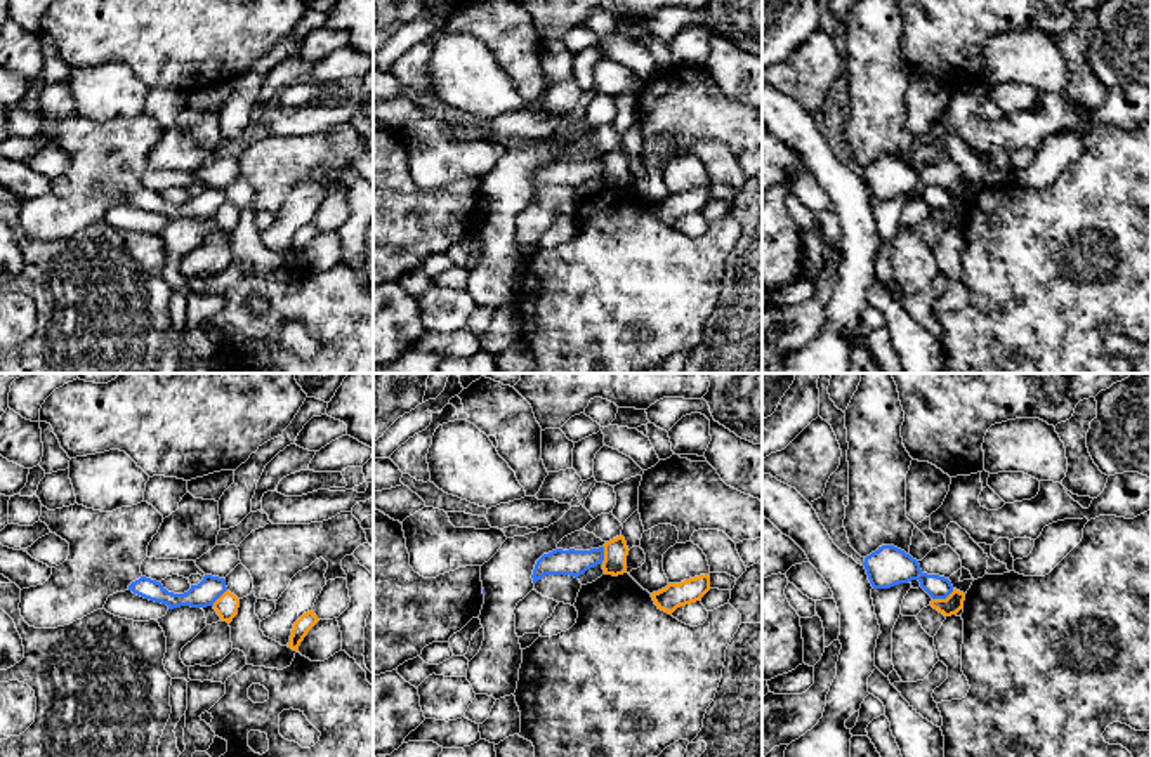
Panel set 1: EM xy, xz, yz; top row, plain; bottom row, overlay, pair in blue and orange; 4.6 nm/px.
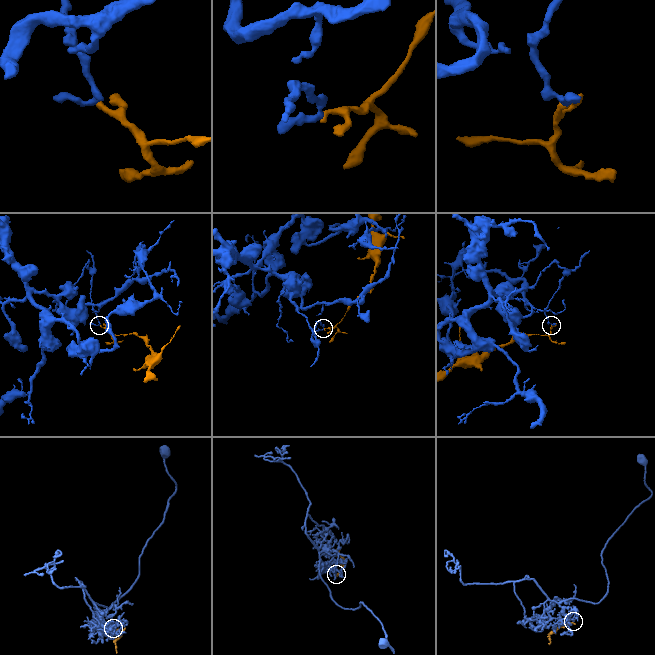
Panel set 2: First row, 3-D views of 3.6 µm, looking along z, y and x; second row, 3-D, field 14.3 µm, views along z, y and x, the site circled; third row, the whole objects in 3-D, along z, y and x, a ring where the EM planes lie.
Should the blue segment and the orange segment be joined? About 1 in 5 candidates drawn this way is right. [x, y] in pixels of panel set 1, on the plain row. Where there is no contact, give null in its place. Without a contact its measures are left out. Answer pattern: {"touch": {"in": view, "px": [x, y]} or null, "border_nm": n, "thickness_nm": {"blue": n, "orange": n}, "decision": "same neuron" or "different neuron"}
{"touch": {"in": "yz", "px": [943, 209]}, "border_nm": 120, "thickness_nm": {"blue": 140, "orange": 90}, "decision": "different neuron"}

